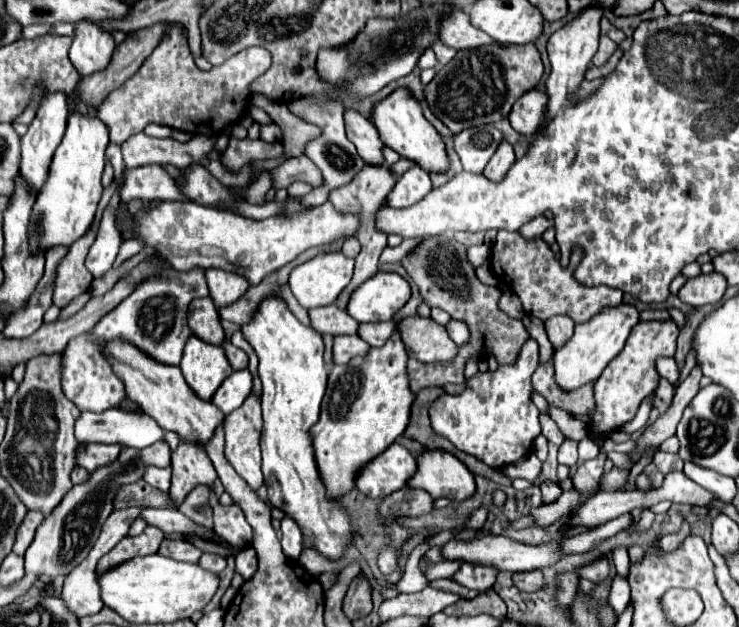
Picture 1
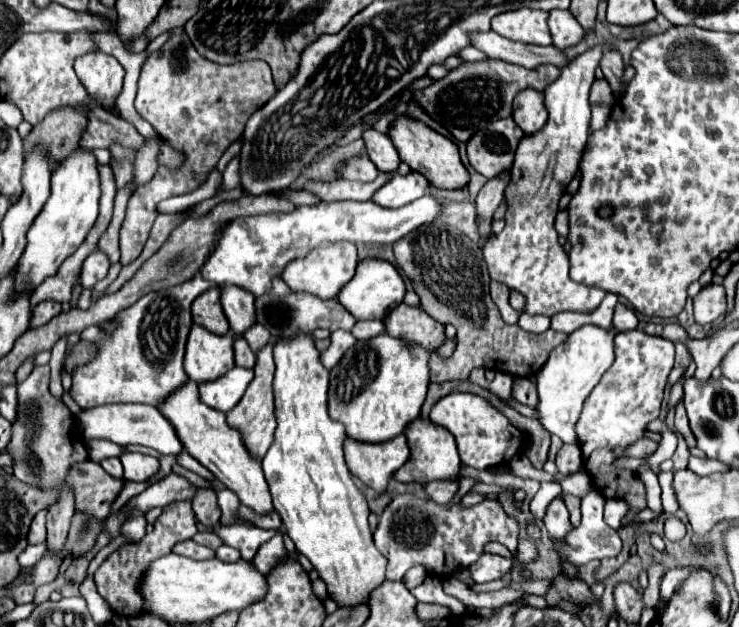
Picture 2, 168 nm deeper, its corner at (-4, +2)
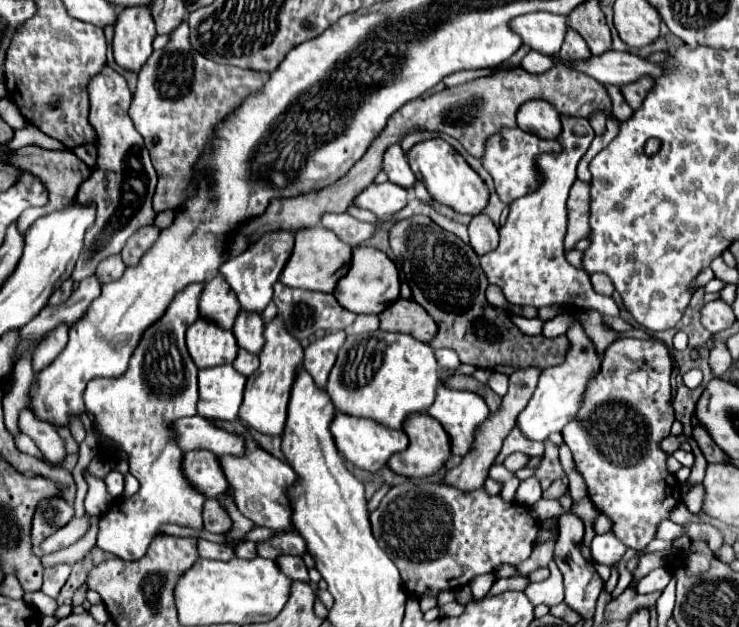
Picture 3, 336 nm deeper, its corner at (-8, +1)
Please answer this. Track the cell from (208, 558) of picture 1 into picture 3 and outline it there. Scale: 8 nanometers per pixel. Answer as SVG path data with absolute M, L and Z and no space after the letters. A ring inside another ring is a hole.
M251 541L239 543L239 545L235 547L235 557L239 557L239 559L253 559L255 555L257 555L255 543L251 543Z

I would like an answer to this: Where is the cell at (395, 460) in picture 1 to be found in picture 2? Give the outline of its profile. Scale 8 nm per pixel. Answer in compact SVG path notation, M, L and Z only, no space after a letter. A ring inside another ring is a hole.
M403 434L379 444L365 444L347 436L343 450L351 474L375 492L385 492L395 470L409 458L409 446Z

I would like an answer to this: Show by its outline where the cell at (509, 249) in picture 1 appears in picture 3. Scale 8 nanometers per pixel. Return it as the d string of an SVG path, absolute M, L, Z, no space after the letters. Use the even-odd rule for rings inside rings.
M561 117L561 151L541 153L535 161L541 183L533 193L515 199L509 205L507 223L499 229L499 247L481 257L481 267L487 273L489 283L501 287L511 305L565 305L567 309L595 309L601 315L619 317L619 307L611 297L593 291L589 275L583 269L567 263L563 255L563 237L567 231L565 201L571 185L575 183L577 163L587 153L595 133L585 117Z

